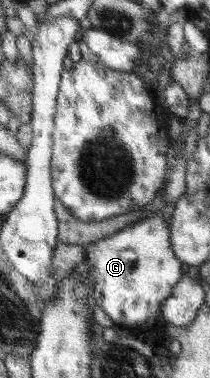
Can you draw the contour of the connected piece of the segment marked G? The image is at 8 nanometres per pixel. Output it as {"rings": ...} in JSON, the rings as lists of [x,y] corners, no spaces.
{"rings":[[[161,215],[137,222],[84,248],[85,262],[95,283],[92,294],[115,327],[131,328],[159,317],[165,299],[182,278],[182,261],[173,253],[170,229]]]}

